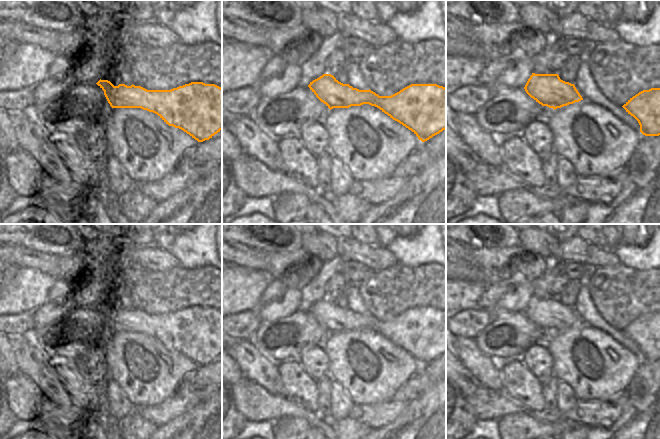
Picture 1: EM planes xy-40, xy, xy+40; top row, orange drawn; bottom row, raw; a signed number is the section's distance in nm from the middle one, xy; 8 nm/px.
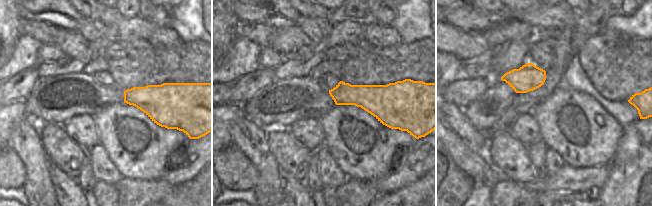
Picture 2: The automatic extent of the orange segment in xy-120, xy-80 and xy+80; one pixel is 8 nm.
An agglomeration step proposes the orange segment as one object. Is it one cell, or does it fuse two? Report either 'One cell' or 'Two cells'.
One cell.

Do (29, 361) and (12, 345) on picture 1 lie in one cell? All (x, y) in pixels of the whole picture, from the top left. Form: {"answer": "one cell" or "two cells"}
{"answer": "two cells"}

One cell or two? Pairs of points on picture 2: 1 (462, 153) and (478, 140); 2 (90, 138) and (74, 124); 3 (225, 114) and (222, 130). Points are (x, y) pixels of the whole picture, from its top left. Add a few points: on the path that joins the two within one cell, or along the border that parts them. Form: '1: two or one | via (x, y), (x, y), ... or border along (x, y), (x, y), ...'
1: two | border along (453, 131), (473, 150), (486, 156)
2: one | via (86, 134), (78, 128)
3: one | via (223, 118), (222, 126)

